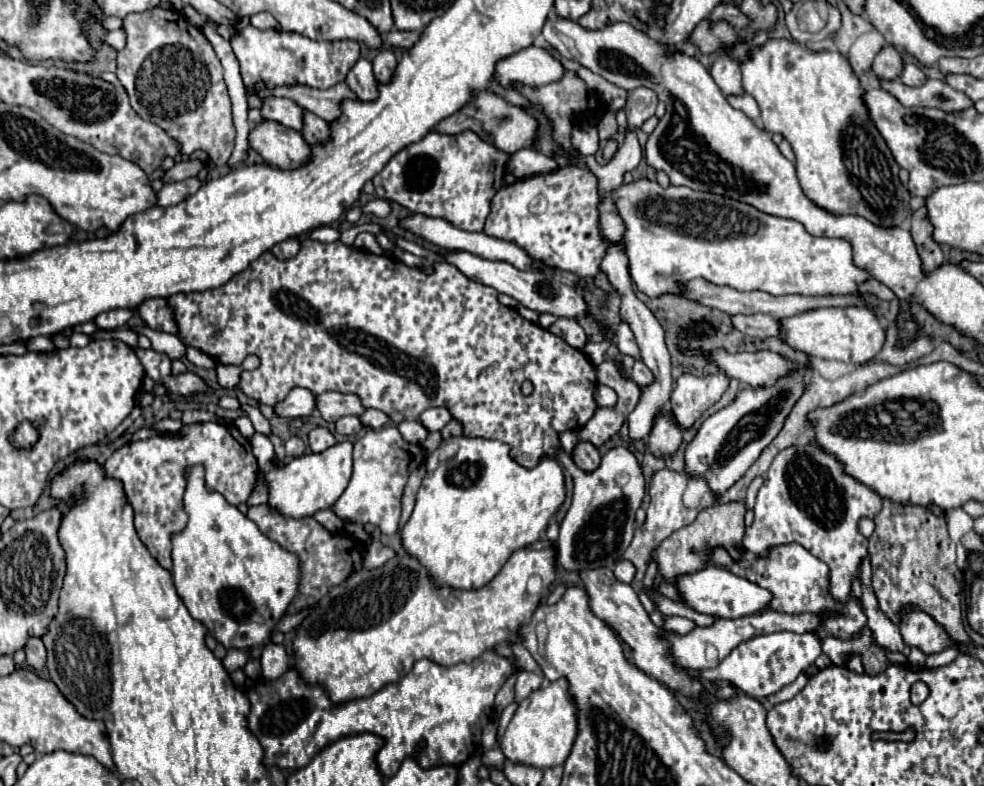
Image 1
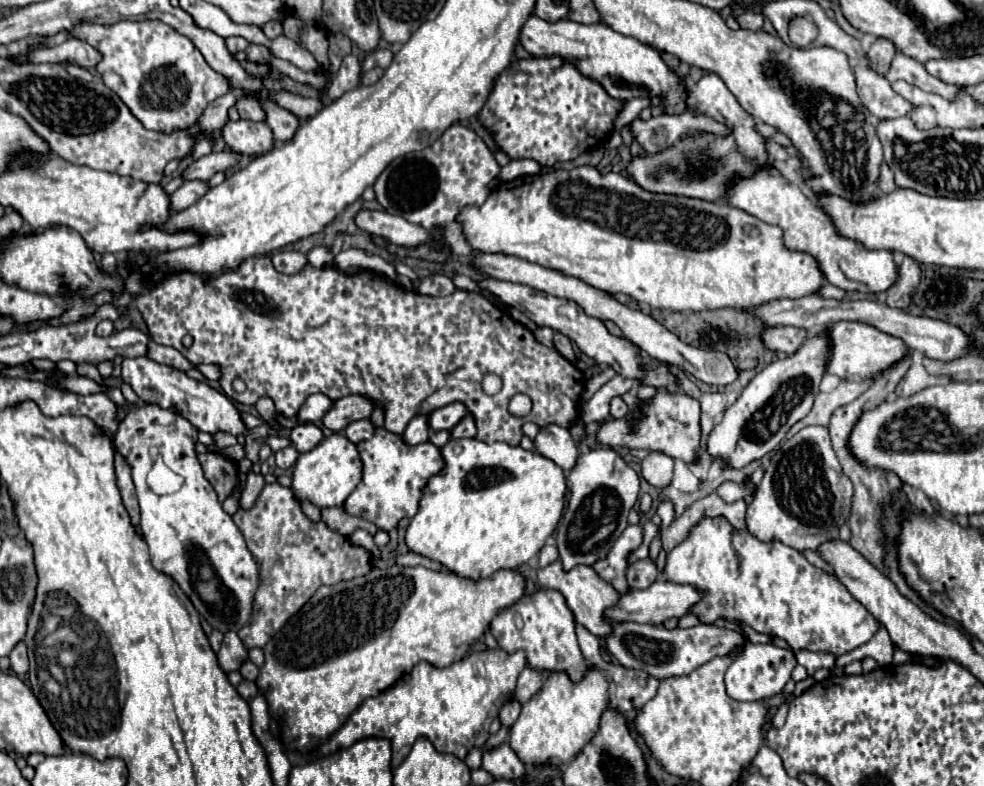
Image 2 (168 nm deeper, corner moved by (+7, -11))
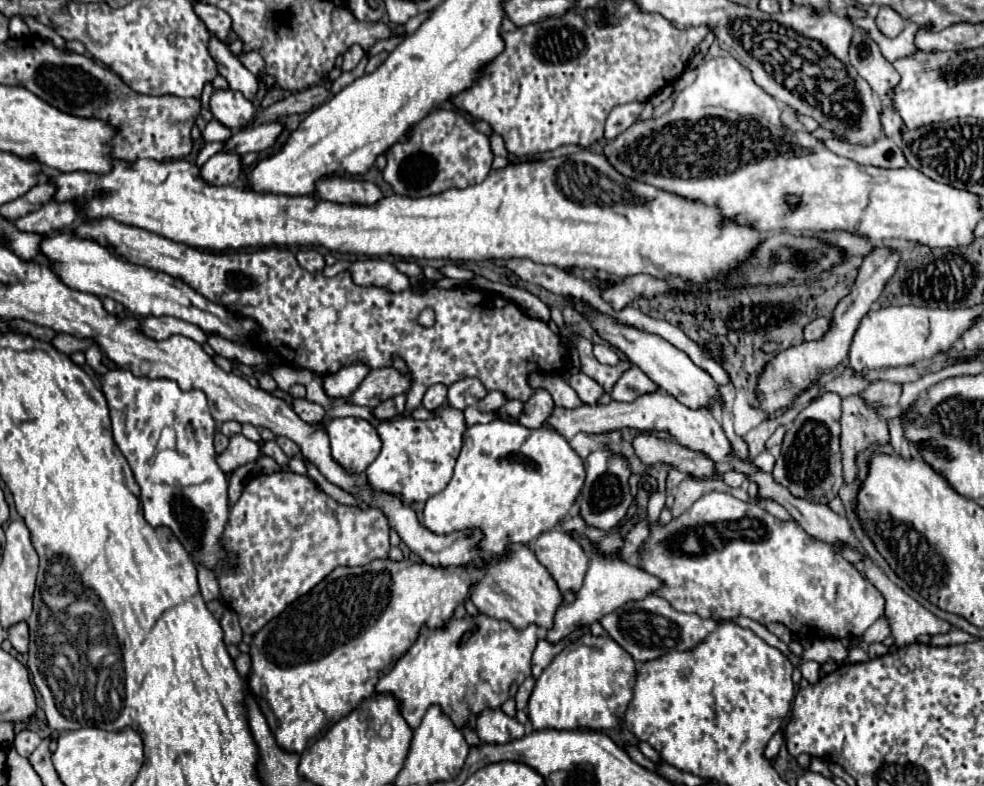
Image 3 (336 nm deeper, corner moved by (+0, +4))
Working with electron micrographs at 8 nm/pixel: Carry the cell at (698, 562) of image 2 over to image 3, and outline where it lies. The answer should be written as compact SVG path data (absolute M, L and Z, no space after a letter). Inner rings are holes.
M709 492L705 496L701 496L689 510L685 510L681 516L673 518L669 524L659 524L653 522L649 524L649 536L643 540L643 544L639 546L639 558L637 558L637 568L659 578L661 586L653 592L659 594L661 598L665 598L677 612L689 612L689 614L697 614L703 618L735 618L735 616L747 616L759 624L771 624L771 622L781 622L785 624L789 630L793 630L799 636L807 636L811 640L817 638L859 638L863 636L863 632L877 622L883 616L885 610L885 600L881 596L881 592L869 584L867 580L863 580L863 576L859 576L859 572L855 572L855 568L843 560L827 542L815 540L813 536L807 536L807 532L803 532L803 528L799 528L799 524L795 524L795 520L777 520L773 518L769 512L765 512L763 508L757 506L757 502L743 502L733 498L731 494L721 494L721 492Z

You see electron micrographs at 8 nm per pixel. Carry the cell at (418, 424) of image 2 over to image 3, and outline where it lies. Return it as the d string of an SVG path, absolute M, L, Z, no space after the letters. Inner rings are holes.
M433 384L423 396L423 406L427 410L435 410L435 408L443 406L445 400L447 400L447 386L445 384Z

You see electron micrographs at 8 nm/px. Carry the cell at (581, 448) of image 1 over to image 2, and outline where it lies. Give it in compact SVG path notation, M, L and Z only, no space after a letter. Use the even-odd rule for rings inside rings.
M548 425L540 429L534 445L540 455L552 459L566 473L576 467L576 461L580 457L580 449L576 447L572 435L568 435L568 429L562 429L558 425Z

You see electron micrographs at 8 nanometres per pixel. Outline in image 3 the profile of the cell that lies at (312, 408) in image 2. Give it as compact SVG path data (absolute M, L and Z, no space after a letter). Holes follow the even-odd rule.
M351 364L351 368L341 368L335 376L325 376L325 392L331 398L347 398L369 372L371 368L367 368L367 364Z

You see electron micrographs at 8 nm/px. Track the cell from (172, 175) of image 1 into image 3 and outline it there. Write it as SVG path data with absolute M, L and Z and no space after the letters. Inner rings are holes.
M267 122L257 128L247 128L241 132L235 132L225 146L225 152L263 152L275 144L279 134L283 132L283 122Z

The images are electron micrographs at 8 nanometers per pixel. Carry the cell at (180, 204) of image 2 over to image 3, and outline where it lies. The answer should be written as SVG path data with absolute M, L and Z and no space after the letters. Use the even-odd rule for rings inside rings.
M217 152L209 158L209 162L201 168L201 178L213 186L235 184L247 166L243 166L241 156L235 152Z

